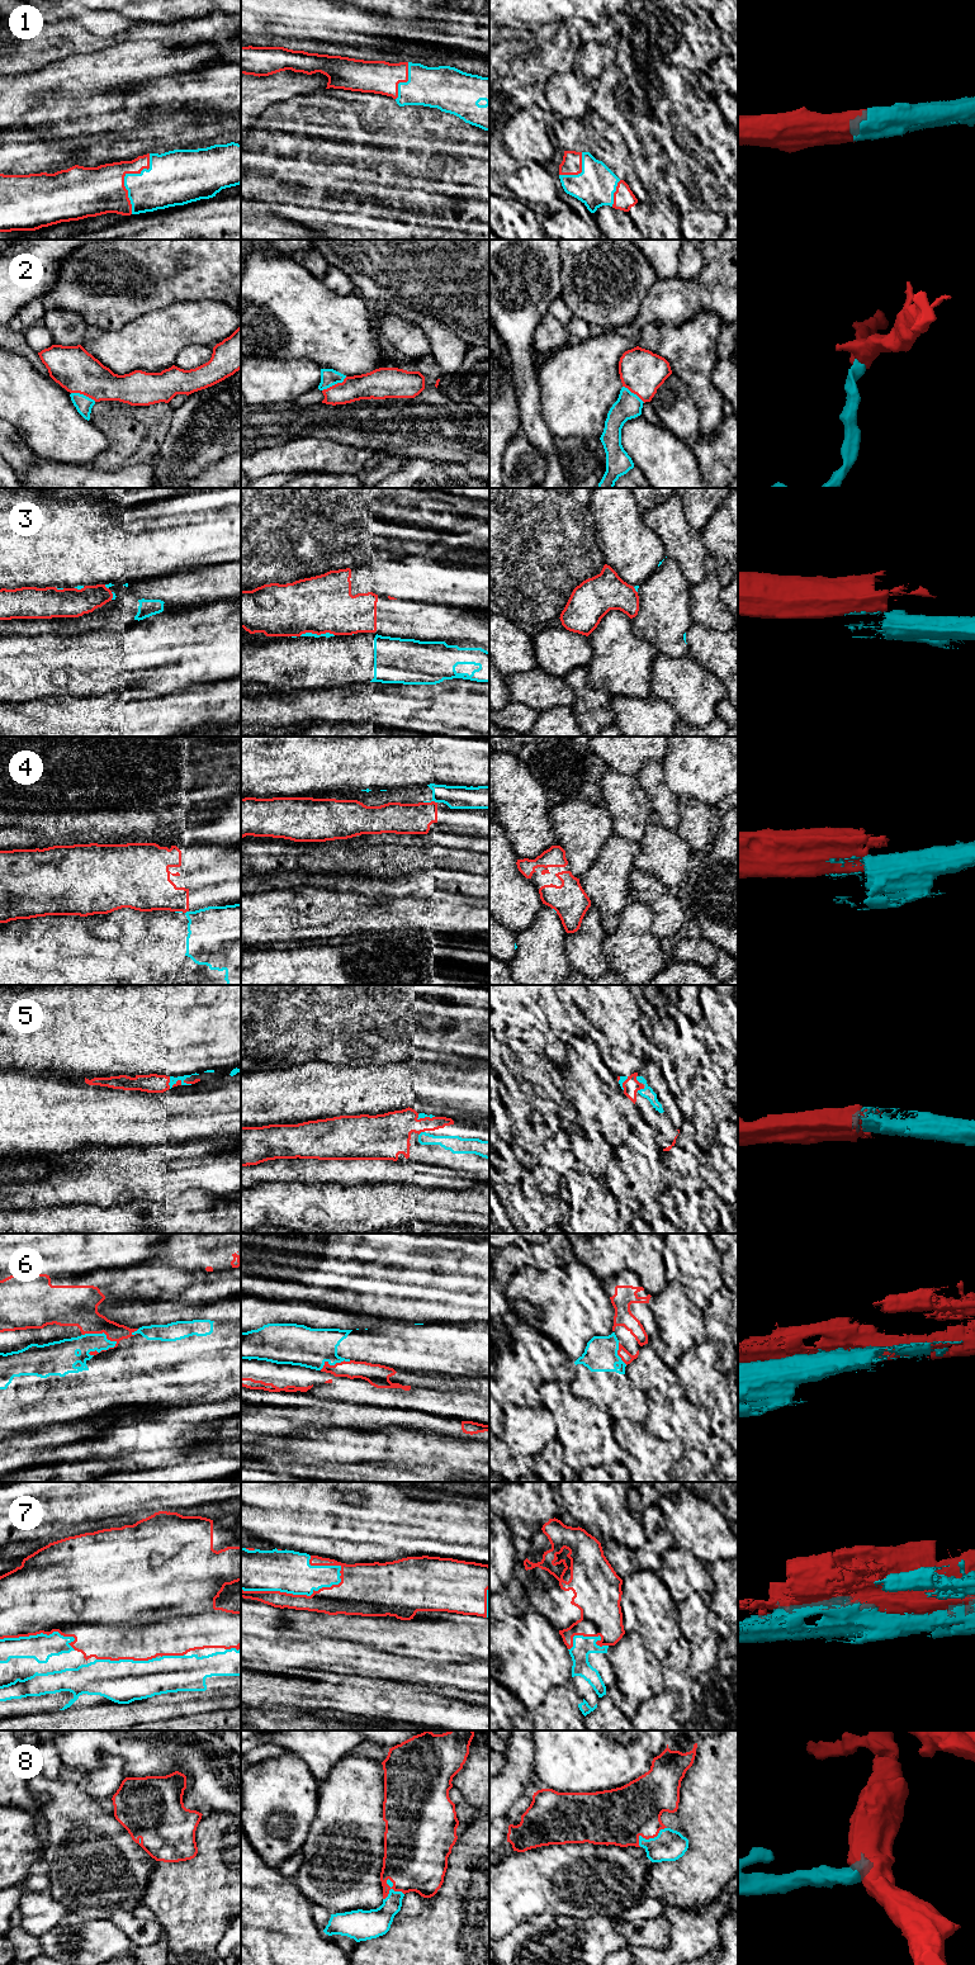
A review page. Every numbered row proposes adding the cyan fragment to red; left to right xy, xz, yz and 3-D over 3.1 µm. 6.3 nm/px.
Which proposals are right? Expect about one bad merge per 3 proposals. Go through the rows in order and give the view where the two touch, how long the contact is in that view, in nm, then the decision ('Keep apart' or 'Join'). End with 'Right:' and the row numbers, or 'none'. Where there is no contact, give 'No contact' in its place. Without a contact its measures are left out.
1: Touches red in xy. Shared border 400 nm. Join
2: Touches red in xz. Shared border 180 nm. Join
3: Touches red in xz. Shared border 220 nm. Keep apart
4: Touches red in xz. Shared border 90 nm. Keep apart
5: Touches red in xy. Shared border 150 nm. Join
6: Touches red in xy. Shared border 240 nm. Keep apart
7: Touches red in xz. Shared border 650 nm. Keep apart
8: Touches red in xz. Shared border 150 nm. Join
Right: 1, 2, 5, 8

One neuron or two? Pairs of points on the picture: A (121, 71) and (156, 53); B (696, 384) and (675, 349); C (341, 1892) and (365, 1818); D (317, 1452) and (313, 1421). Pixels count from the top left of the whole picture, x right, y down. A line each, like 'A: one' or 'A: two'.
A: one
B: one
C: one
D: two

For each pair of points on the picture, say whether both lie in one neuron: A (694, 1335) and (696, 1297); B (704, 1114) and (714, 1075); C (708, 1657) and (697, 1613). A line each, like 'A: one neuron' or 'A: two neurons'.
A: two neurons
B: one neuron
C: one neuron

